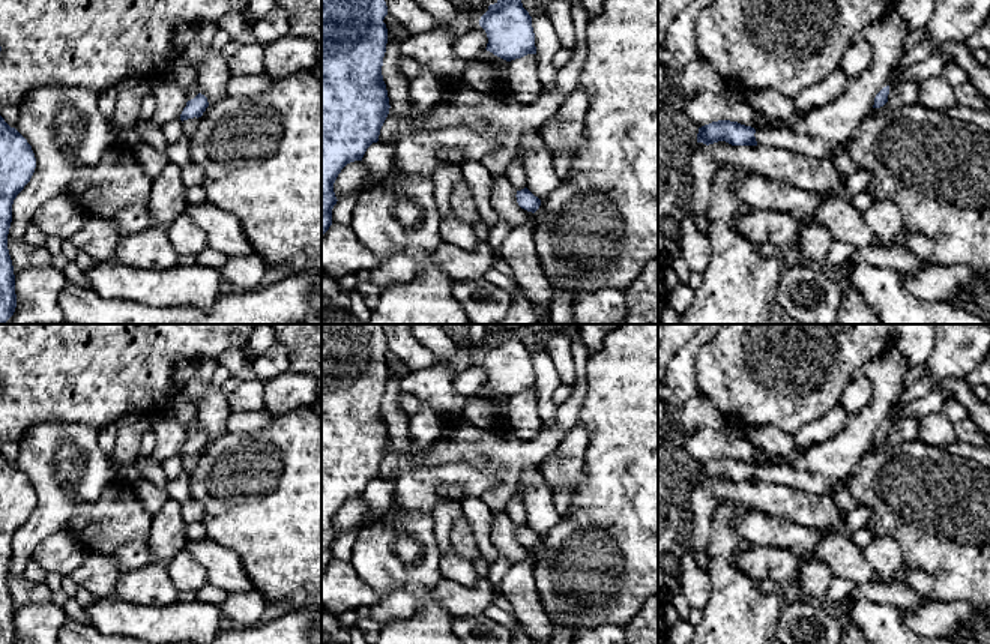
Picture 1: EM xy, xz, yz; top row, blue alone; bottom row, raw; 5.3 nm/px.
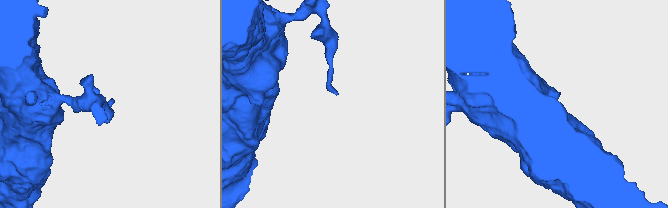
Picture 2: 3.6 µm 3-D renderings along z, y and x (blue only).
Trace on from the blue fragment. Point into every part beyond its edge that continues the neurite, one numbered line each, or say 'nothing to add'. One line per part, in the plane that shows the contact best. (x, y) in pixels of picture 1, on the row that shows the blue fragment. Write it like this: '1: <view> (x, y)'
nothing to add

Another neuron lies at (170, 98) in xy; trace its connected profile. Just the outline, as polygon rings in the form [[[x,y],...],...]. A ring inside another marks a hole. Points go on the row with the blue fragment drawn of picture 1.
[[[173,71],[156,81],[152,87],[156,98],[156,110],[150,122],[162,128],[167,122],[180,119],[186,107],[186,92],[177,84]]]

